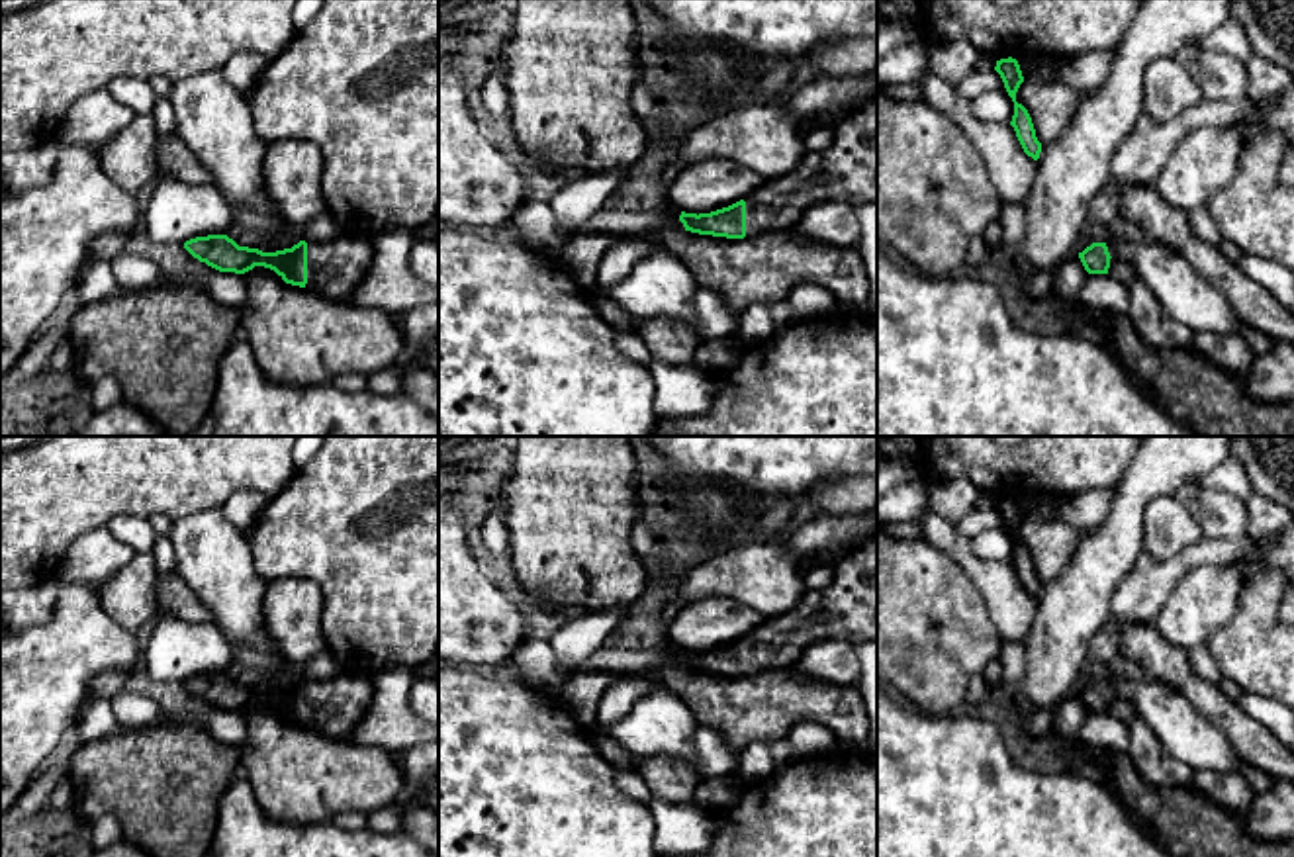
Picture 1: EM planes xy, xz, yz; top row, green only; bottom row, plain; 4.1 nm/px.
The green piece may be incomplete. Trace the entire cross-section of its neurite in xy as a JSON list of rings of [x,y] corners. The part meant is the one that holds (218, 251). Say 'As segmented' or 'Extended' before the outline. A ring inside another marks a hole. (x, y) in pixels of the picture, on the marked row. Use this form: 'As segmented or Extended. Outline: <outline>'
Extended. Outline: [[[339,233],[325,243],[300,241],[292,248],[262,252],[239,247],[227,235],[196,237],[184,248],[219,272],[245,274],[254,266],[274,270],[286,284],[331,301],[347,301],[366,280],[374,258],[372,237]]]

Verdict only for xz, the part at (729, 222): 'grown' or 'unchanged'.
grown

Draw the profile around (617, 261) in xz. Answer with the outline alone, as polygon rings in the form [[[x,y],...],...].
[[[638,237],[638,239],[621,239],[613,247],[609,247],[599,260],[597,266],[597,284],[599,288],[609,288],[621,284],[634,264],[656,250],[660,245]]]

